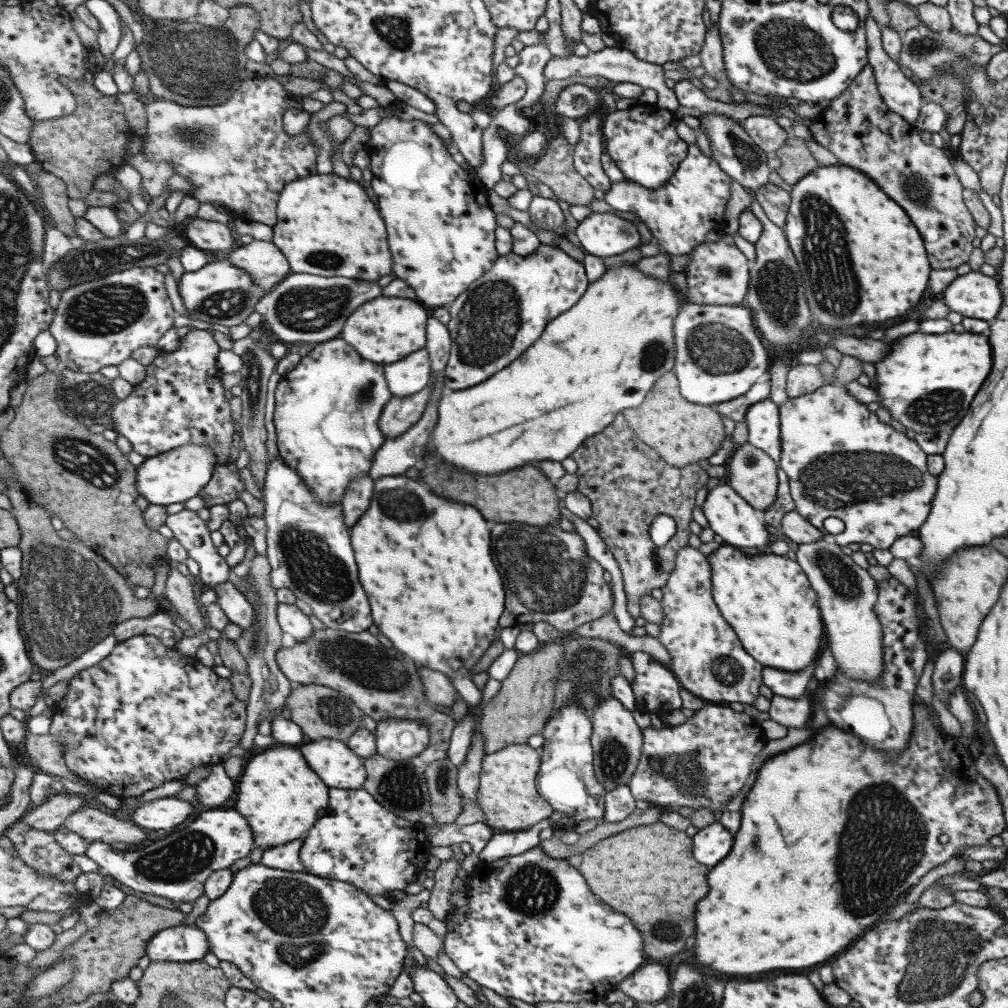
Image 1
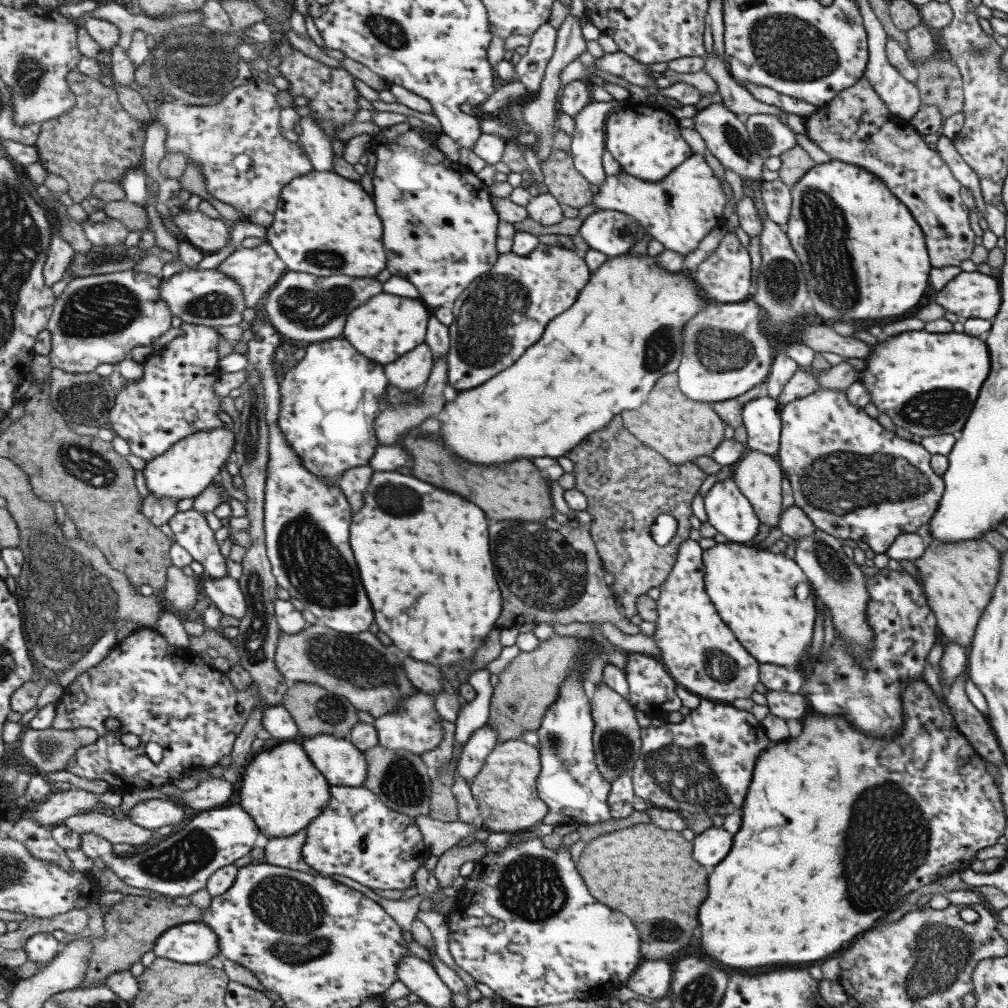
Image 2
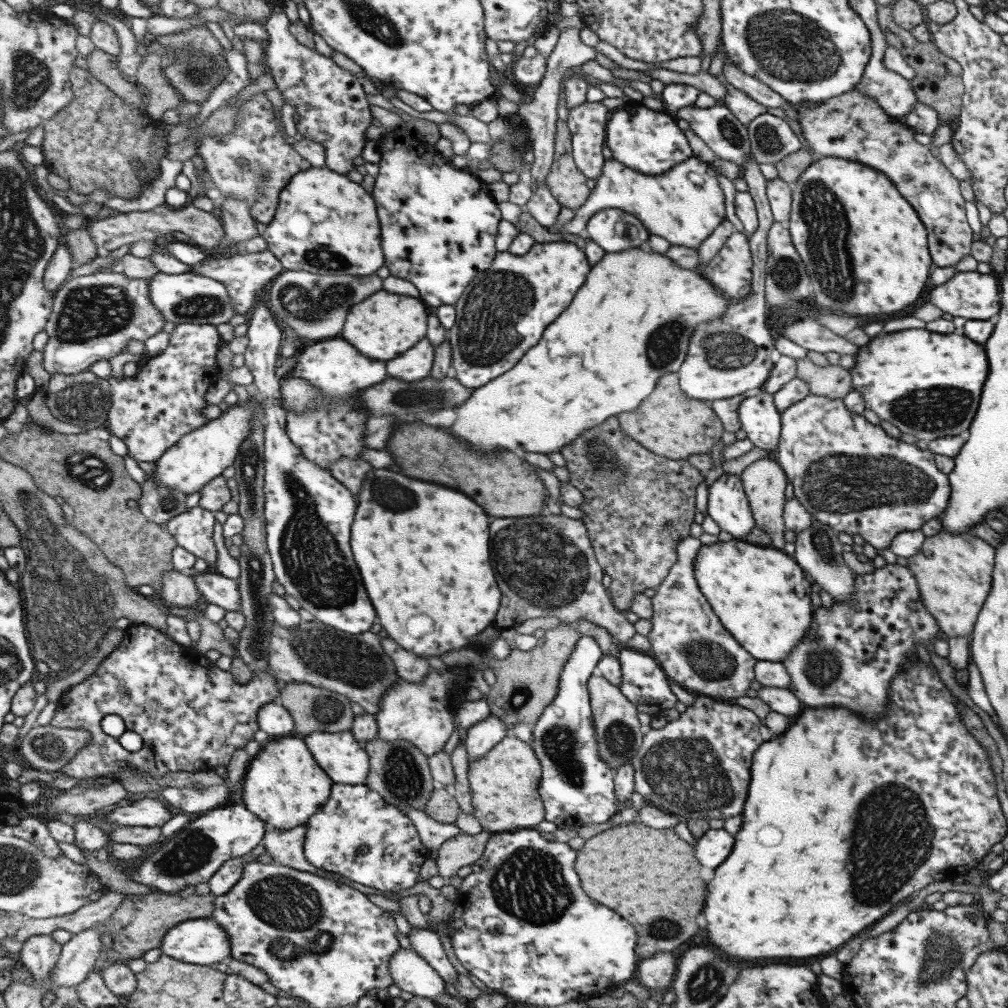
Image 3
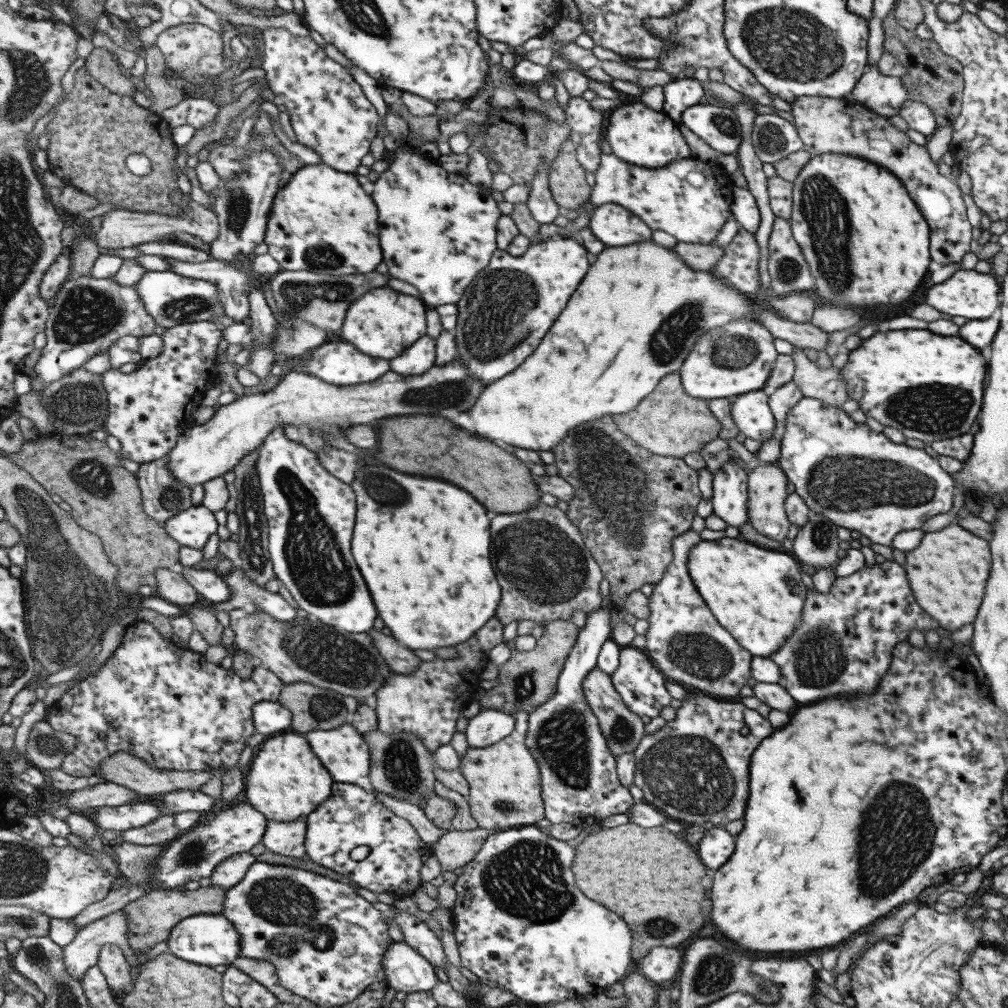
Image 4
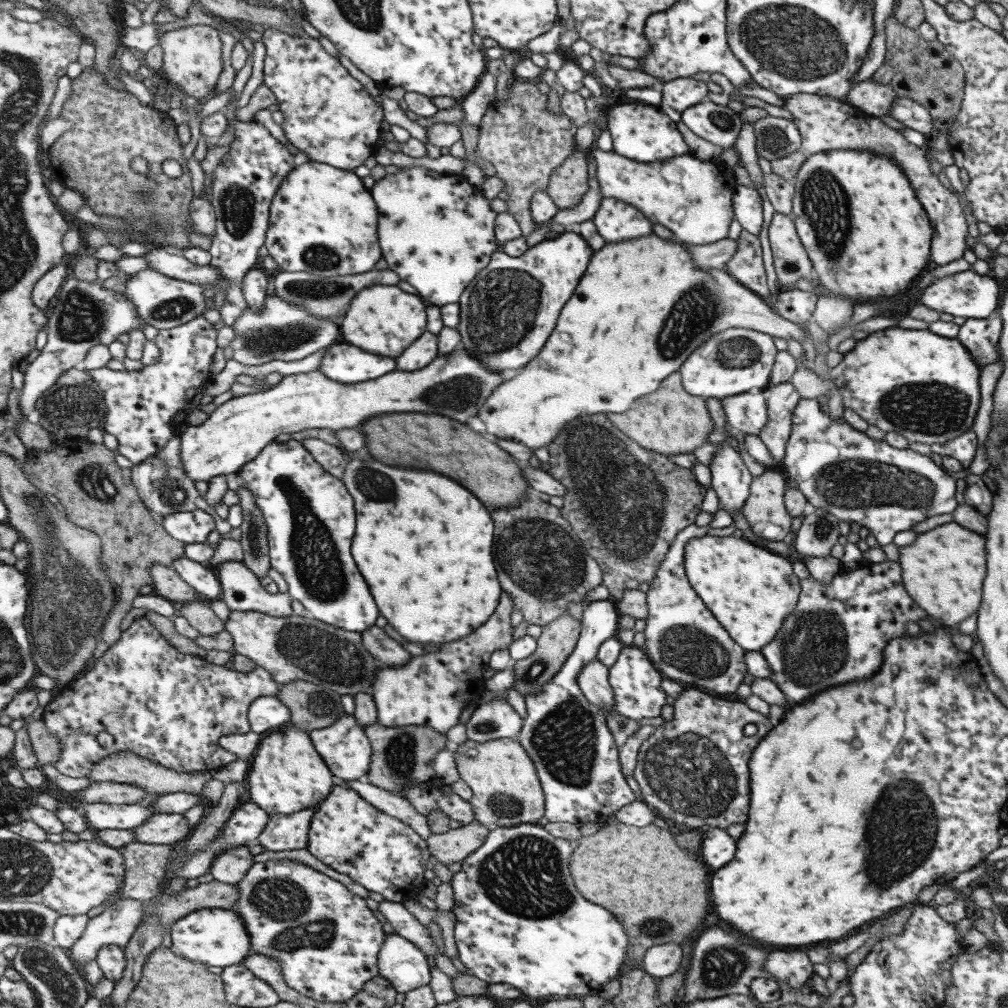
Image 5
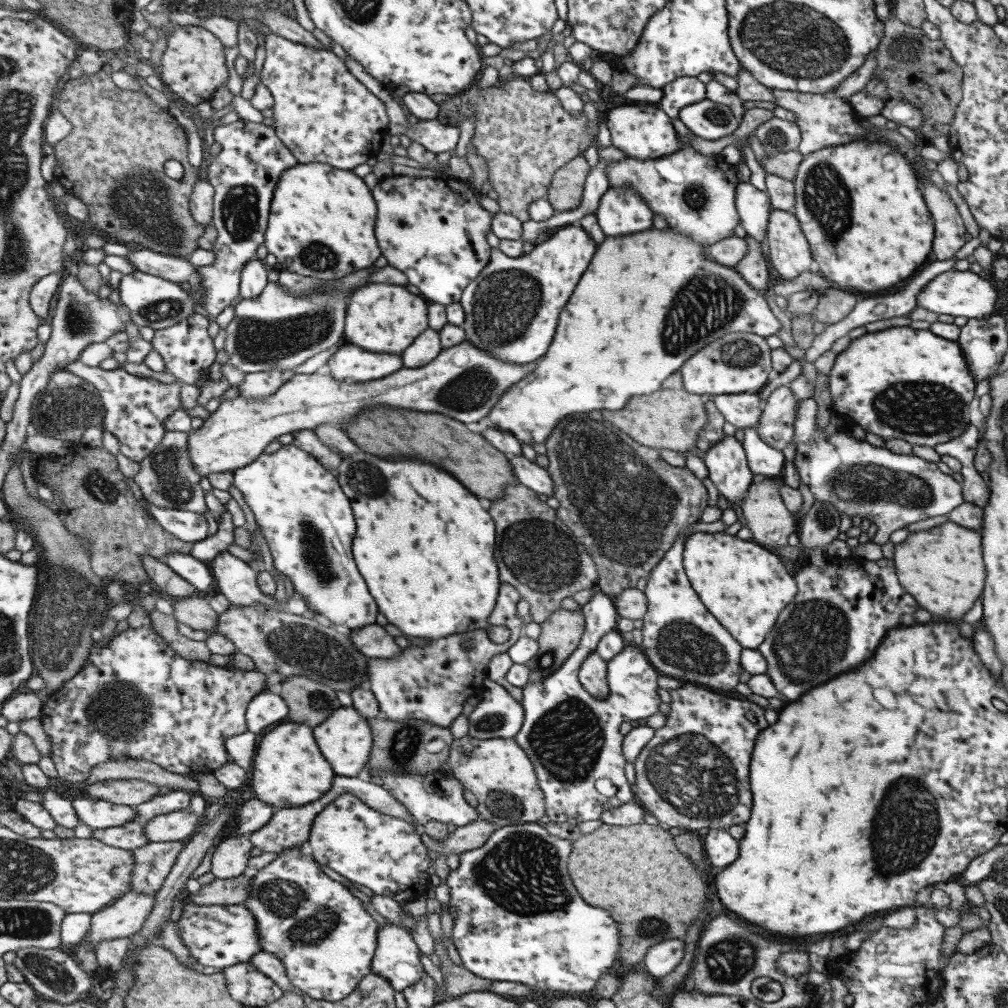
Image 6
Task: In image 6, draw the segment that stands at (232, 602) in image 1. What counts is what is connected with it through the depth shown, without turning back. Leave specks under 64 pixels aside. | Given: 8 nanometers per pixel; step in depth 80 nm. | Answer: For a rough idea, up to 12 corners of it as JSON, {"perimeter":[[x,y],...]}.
{"perimeter":[[177,551],[163,562],[196,590],[215,592],[206,562]]}

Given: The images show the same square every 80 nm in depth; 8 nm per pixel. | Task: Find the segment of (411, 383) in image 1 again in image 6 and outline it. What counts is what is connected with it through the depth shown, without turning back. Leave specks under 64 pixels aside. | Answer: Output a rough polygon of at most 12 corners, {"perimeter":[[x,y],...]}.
{"perimeter":[[427,327],[401,354],[419,368],[440,351],[438,332]]}

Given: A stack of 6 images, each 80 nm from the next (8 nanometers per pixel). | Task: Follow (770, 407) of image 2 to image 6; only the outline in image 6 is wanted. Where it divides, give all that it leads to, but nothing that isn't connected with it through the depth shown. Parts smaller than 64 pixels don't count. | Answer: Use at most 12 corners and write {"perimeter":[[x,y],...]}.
{"perimeter":[[757,393],[711,395],[724,422],[756,428],[761,408]]}

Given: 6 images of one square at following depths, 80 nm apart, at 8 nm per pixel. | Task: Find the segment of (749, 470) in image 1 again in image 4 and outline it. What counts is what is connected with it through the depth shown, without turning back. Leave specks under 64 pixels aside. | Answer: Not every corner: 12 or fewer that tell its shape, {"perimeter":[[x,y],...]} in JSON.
{"perimeter":[[747,470],[746,515],[759,534],[782,542],[790,522],[785,473]]}

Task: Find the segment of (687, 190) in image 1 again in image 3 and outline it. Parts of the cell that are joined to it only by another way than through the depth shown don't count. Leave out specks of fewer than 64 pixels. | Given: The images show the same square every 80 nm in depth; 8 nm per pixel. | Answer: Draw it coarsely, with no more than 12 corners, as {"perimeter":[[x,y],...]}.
{"perimeter":[[691,156],[660,175],[609,159],[563,224],[632,213],[671,245],[697,249],[725,219]]}

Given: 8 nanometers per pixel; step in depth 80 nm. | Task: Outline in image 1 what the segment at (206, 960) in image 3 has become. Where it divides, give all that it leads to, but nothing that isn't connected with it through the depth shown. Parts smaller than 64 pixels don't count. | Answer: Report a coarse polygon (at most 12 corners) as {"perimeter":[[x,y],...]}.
{"perimeter":[[181,924],[147,940],[149,962],[193,962],[209,952],[205,934]]}

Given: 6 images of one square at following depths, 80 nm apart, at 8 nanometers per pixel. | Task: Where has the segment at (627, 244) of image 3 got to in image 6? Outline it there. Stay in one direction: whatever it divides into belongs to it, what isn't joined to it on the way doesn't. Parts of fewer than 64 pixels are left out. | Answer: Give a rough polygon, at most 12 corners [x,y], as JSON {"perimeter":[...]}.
{"perimeter":[[607,187],[594,216],[604,236],[652,227],[633,189]]}

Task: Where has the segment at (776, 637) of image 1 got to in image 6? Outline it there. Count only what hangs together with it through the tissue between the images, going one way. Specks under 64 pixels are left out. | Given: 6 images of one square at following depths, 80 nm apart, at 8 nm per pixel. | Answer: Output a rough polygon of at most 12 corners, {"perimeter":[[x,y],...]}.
{"perimeter":[[684,540],[701,604],[755,650],[796,584],[772,549]]}

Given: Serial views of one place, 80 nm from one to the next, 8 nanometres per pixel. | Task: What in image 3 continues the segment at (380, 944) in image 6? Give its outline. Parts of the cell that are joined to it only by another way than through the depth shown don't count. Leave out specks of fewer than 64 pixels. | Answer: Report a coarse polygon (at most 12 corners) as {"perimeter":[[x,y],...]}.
{"perimeter":[[409,948],[389,957],[396,988],[435,1004],[443,980]]}

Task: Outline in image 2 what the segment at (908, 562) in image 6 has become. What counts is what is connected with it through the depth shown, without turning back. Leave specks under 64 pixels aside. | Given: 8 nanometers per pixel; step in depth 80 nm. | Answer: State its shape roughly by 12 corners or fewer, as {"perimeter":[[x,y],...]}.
{"perimeter":[[983,539],[912,563],[940,639],[969,646],[997,582]]}

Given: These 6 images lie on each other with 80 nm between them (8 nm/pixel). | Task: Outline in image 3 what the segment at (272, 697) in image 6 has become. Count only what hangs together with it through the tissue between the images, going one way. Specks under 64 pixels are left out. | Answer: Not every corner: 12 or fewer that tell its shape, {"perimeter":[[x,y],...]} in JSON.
{"perimeter":[[277,703],[256,713],[259,730],[294,736],[292,716]]}

